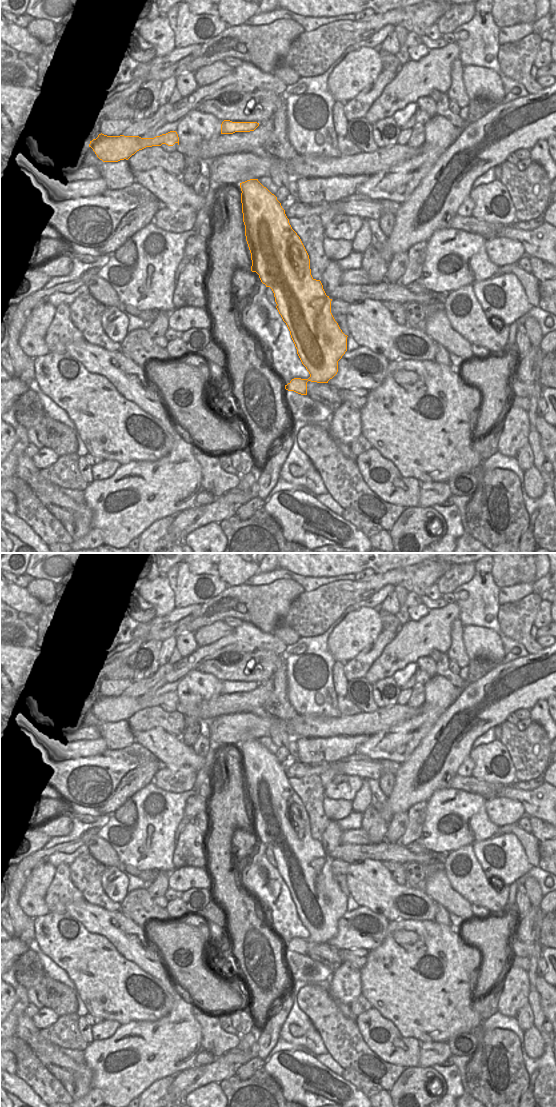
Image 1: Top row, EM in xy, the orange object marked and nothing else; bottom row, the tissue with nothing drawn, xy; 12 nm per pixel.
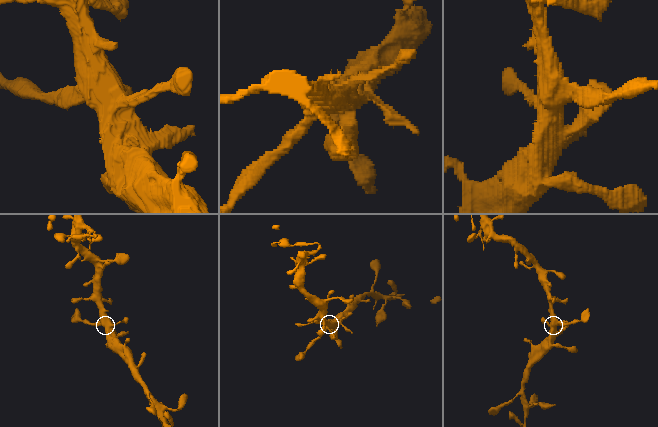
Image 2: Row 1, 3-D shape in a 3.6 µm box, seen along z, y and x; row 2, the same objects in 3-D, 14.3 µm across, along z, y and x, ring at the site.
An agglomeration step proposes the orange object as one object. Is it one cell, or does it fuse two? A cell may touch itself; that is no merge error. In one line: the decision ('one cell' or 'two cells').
one cell

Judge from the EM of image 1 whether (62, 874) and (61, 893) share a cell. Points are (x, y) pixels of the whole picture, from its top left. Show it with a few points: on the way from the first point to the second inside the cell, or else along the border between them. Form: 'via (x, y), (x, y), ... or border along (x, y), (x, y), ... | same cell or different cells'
via (61, 879), (61, 888) | same cell

